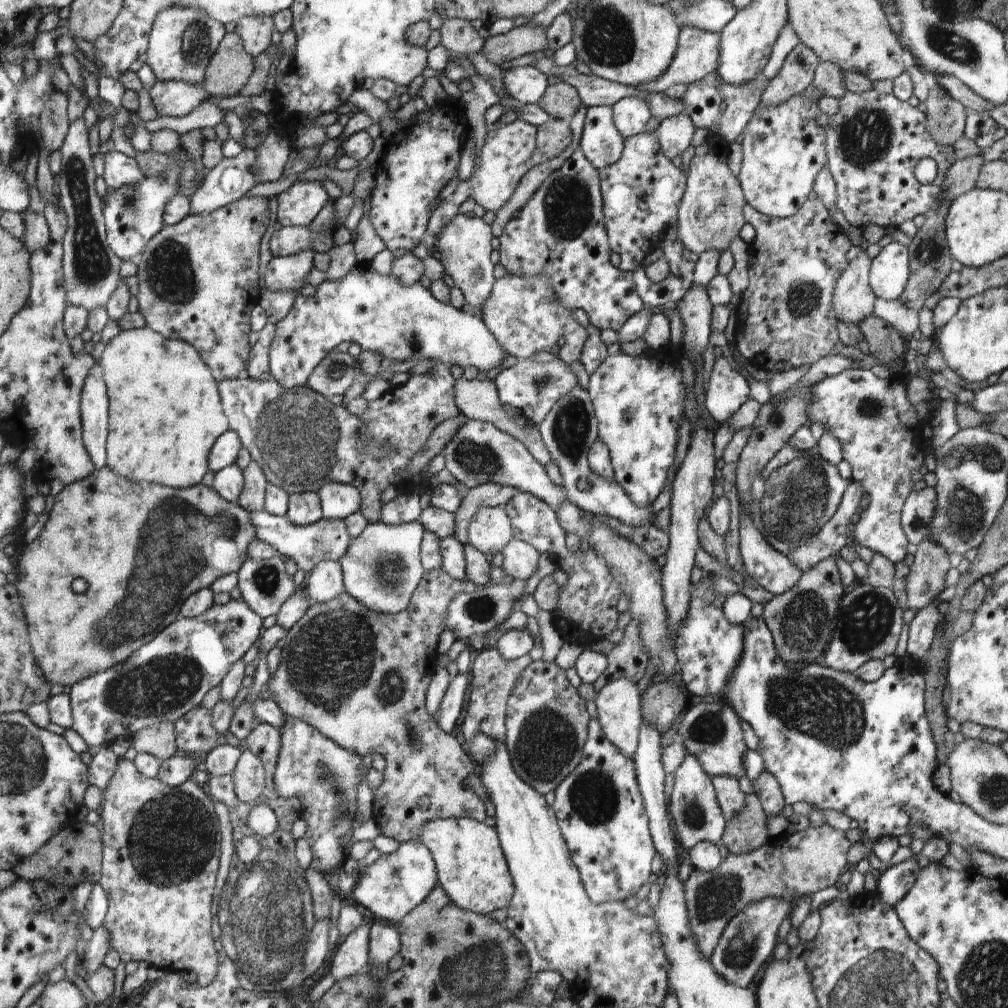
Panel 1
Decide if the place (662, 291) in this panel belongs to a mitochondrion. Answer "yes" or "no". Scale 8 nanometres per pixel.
no

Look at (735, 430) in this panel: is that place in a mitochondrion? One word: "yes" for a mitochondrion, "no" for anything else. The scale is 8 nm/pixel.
no

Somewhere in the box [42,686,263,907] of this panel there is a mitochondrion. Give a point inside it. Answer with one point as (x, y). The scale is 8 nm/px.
(172, 837)

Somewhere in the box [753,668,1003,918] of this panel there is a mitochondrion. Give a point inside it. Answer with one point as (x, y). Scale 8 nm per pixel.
(823, 709)

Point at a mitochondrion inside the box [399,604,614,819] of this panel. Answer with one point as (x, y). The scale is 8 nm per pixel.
(546, 741)

